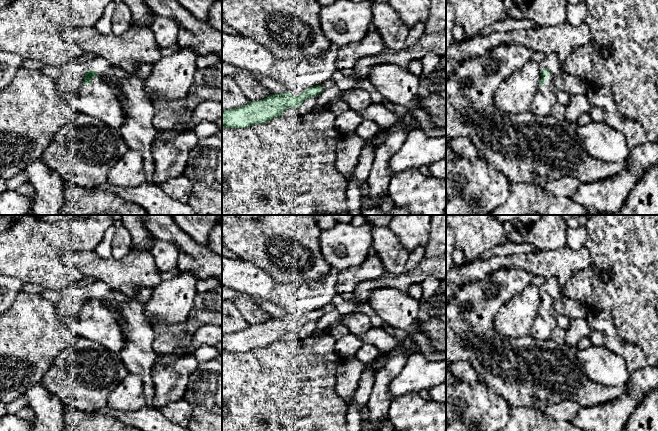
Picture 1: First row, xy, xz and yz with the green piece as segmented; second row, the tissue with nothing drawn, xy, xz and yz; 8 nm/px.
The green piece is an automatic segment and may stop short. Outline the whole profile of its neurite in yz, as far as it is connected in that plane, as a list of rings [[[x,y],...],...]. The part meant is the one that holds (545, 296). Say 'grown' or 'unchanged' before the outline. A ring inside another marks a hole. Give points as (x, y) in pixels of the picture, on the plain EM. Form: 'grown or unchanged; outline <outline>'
grown; outline [[[549,293],[541,294],[538,316],[530,330],[530,336],[537,340],[550,339],[551,331],[557,327],[556,311]]]

